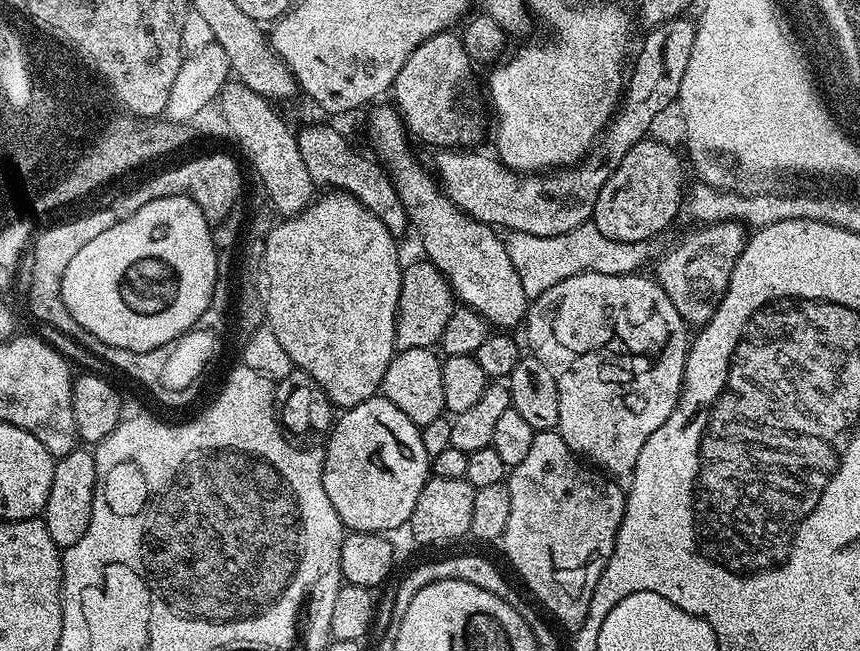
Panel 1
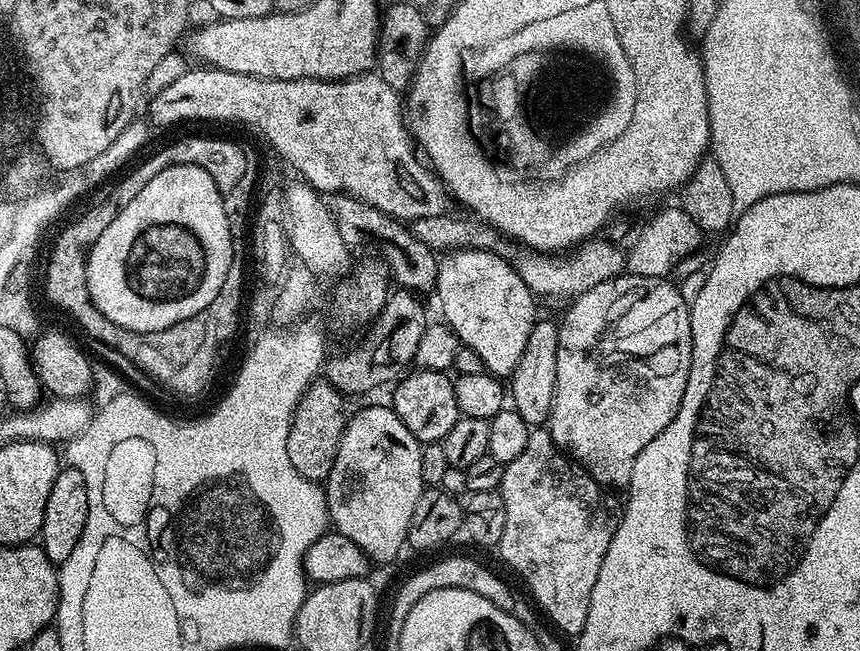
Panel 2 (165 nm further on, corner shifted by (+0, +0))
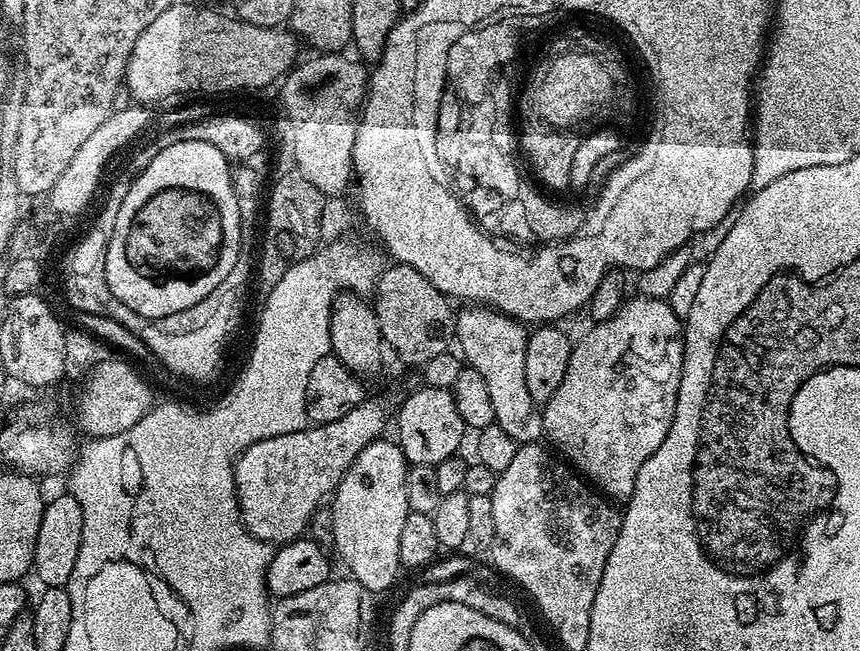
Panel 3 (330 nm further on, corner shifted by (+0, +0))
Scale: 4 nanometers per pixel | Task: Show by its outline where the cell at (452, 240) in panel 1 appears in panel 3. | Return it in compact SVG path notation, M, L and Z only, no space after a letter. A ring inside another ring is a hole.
M464 306L456 312L455 343L467 367L486 378L494 406L495 424L502 426L519 446L535 444L544 436L544 413L526 387L526 342L529 329L521 321L487 306Z

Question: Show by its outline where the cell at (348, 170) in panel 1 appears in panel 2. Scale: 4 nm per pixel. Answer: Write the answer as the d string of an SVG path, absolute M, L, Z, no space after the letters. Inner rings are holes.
M332 194L327 197L326 203L332 212L334 222L338 226L338 234L348 243L349 249L369 248L381 256L383 267L389 277L396 280L401 289L417 294L431 293L436 287L438 274L438 256L425 242L420 242L410 231L407 223L387 216L382 210L371 208L353 196Z

